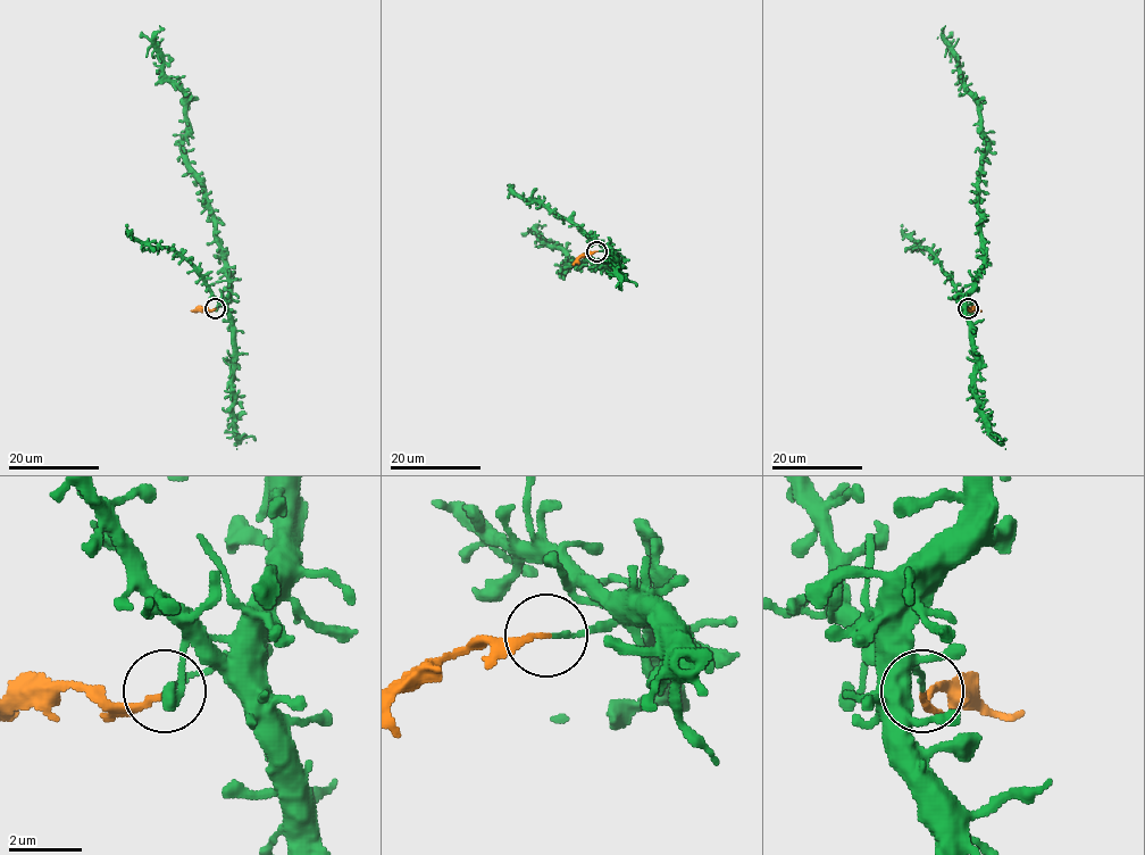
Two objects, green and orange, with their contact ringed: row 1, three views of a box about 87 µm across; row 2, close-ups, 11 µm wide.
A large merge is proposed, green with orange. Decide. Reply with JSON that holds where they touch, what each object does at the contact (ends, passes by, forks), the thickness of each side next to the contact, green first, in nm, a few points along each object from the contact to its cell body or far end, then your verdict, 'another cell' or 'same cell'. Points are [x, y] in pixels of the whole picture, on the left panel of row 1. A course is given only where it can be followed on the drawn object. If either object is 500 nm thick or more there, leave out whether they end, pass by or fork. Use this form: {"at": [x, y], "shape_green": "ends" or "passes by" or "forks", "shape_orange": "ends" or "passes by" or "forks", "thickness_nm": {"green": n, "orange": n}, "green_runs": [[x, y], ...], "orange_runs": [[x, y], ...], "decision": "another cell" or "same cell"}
{"at": [215, 308], "shape_green": "ends", "shape_orange": "ends", "thickness_nm": {"green": 110, "orange": 160}, "green_runs": [[216, 308], [228, 293], [224, 249], [203, 181], [185, 157], [186, 97], [163, 72], [156, 34], [164, 30]], "orange_runs": [[215, 308], [191, 310]], "decision": "another cell"}

